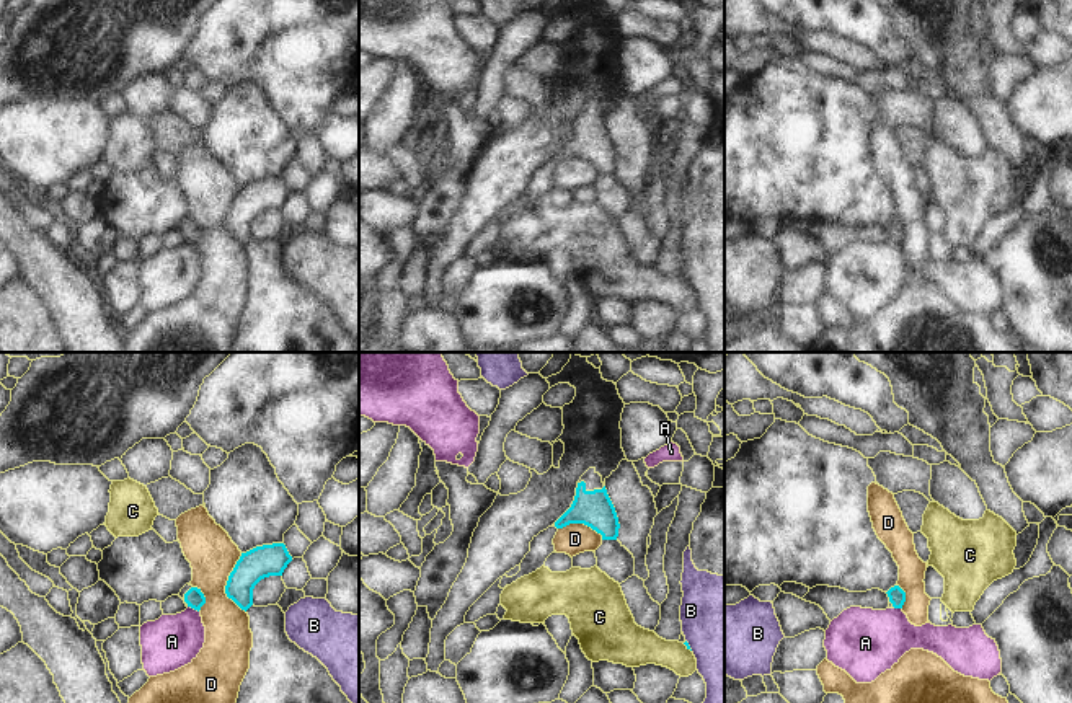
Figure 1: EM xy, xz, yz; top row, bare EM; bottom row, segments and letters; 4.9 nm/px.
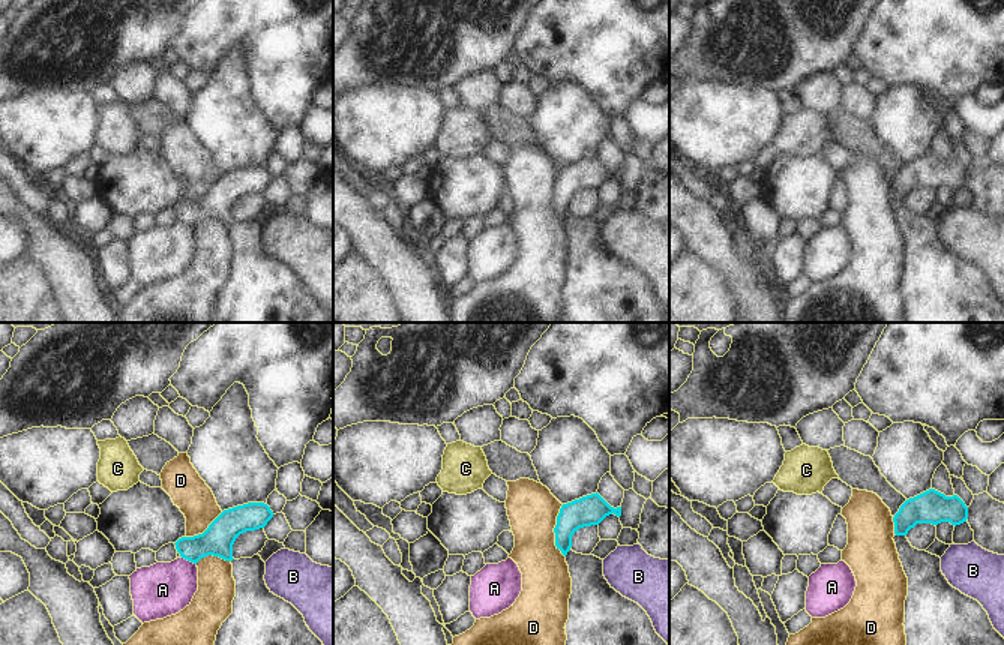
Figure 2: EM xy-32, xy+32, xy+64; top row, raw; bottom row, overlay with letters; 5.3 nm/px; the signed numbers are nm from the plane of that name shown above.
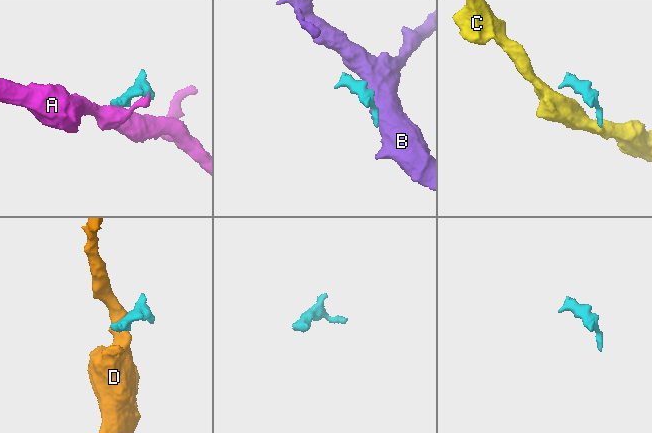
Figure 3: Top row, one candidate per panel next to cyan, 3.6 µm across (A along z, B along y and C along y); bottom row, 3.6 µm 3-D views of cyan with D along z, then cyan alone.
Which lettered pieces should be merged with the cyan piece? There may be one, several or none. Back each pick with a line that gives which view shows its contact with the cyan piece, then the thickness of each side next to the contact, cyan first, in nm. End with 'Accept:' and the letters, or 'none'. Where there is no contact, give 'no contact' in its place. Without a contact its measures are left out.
Accept: none

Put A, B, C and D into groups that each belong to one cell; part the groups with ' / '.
A / B / C / D

